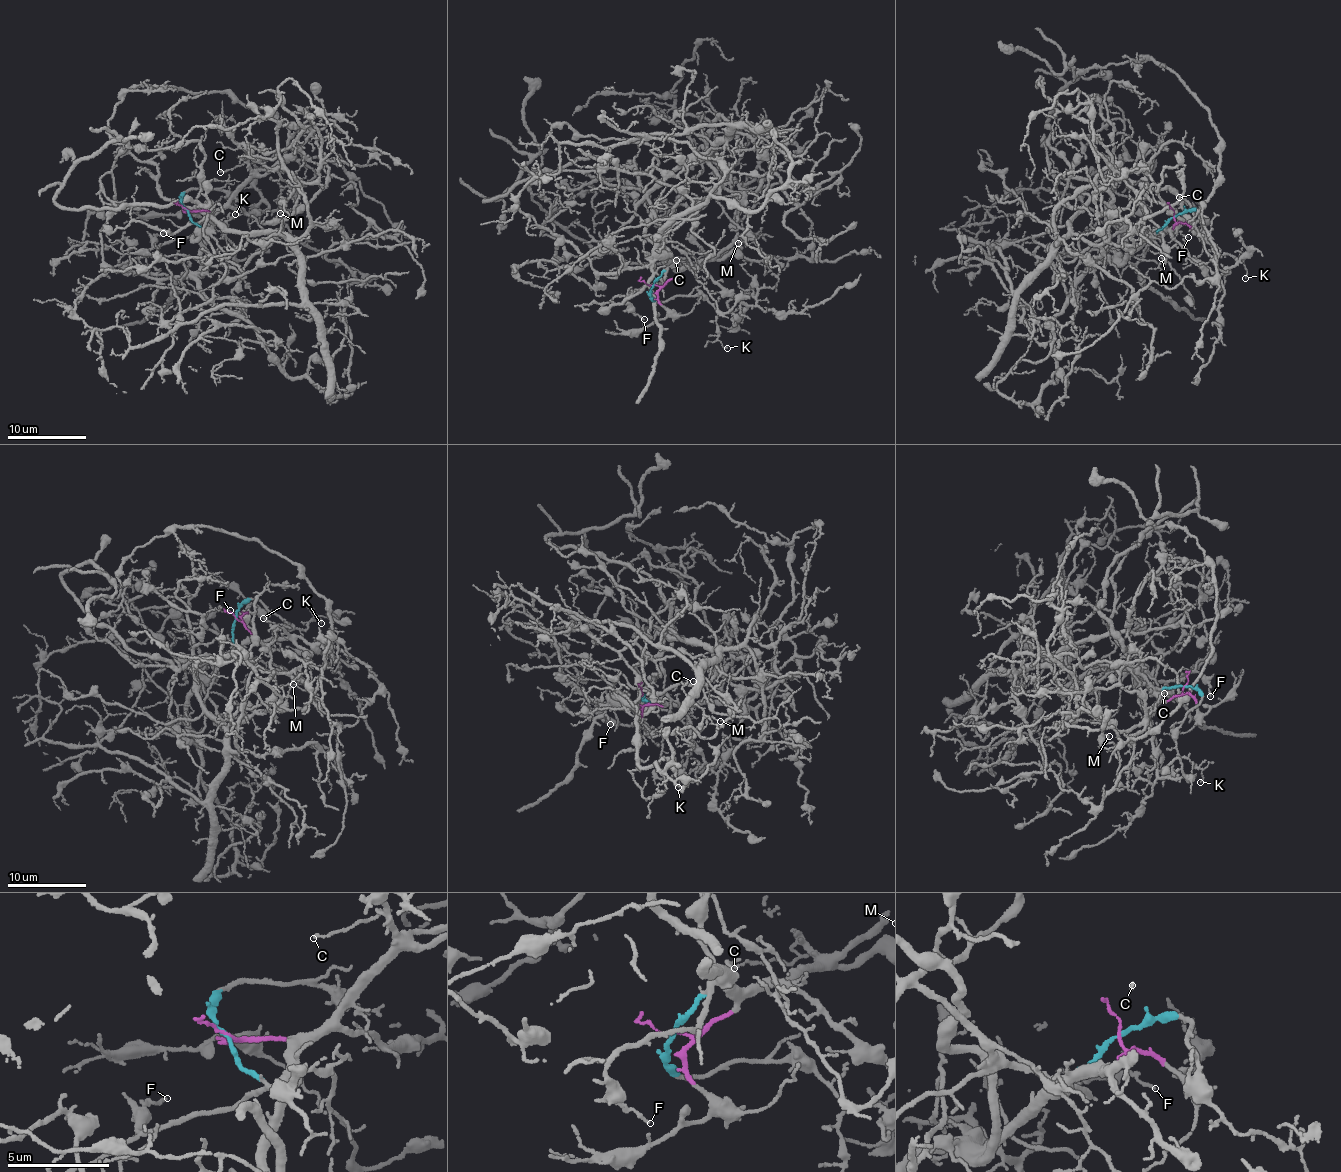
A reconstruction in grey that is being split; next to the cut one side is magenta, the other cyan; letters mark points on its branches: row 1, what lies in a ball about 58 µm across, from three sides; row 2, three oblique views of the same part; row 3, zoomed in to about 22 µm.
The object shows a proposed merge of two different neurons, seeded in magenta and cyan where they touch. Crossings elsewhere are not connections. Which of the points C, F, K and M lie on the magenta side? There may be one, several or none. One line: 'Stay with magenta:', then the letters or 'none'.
Stay with magenta: C, M

